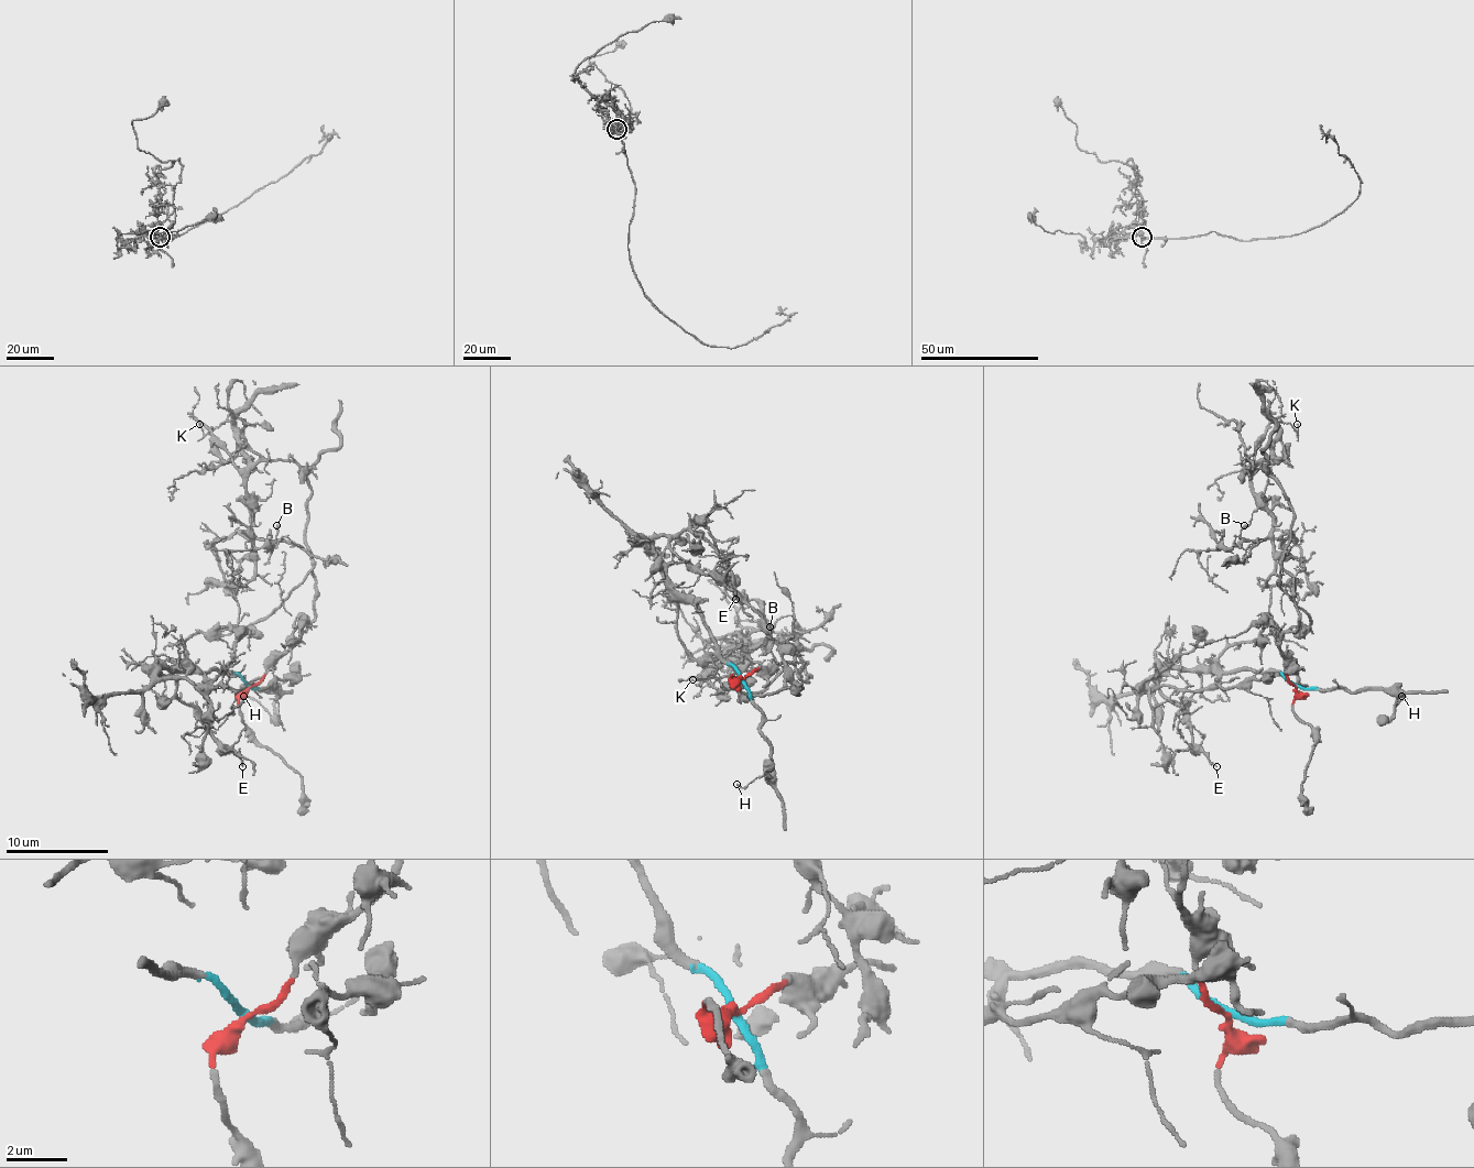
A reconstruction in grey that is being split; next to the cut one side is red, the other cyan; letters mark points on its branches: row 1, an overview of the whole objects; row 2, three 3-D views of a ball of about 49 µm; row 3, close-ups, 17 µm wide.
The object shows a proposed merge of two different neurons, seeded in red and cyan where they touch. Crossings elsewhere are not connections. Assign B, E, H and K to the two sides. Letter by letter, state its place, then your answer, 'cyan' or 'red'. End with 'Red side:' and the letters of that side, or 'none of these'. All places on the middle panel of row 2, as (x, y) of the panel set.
B: at (770, 626); red
E: at (735, 599); cyan
H: at (736, 784); cyan
K: at (692, 679); red
Red side: B, K

